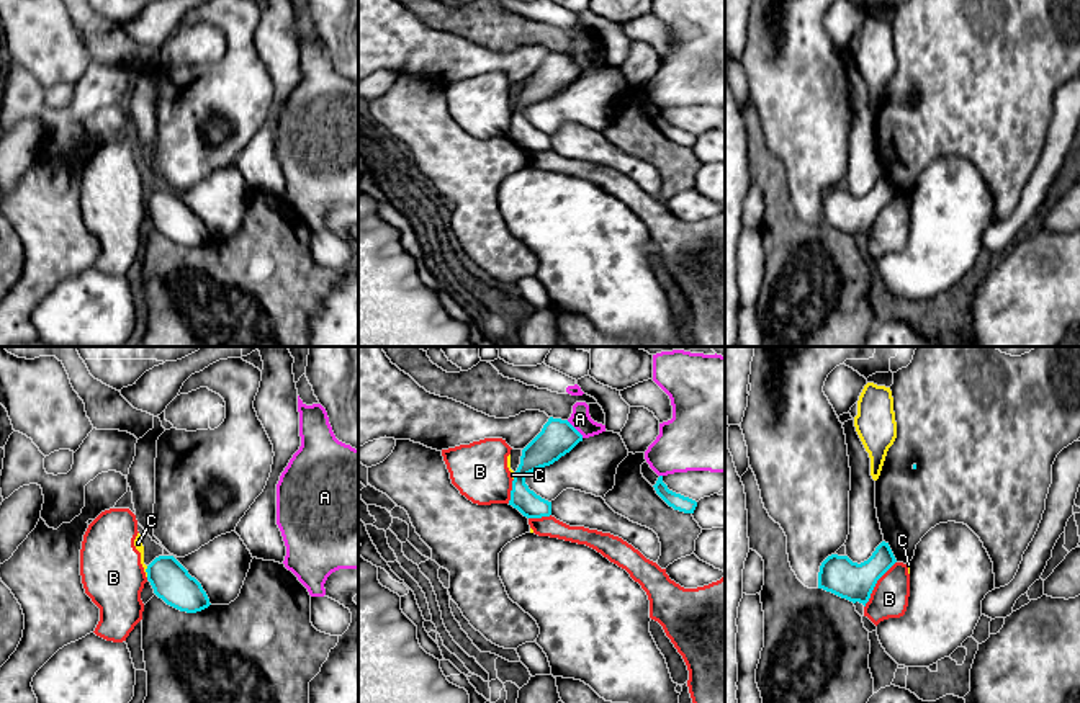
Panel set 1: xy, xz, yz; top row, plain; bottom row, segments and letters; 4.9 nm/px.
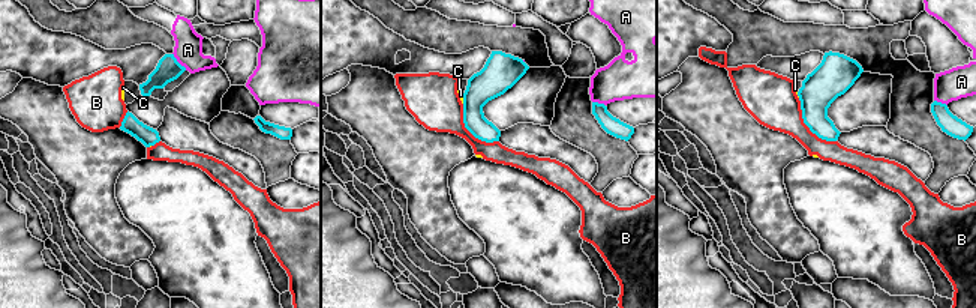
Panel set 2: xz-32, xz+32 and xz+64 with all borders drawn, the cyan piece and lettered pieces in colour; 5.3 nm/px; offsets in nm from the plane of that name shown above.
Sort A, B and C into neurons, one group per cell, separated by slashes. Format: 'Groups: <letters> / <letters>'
Groups: A / B C

